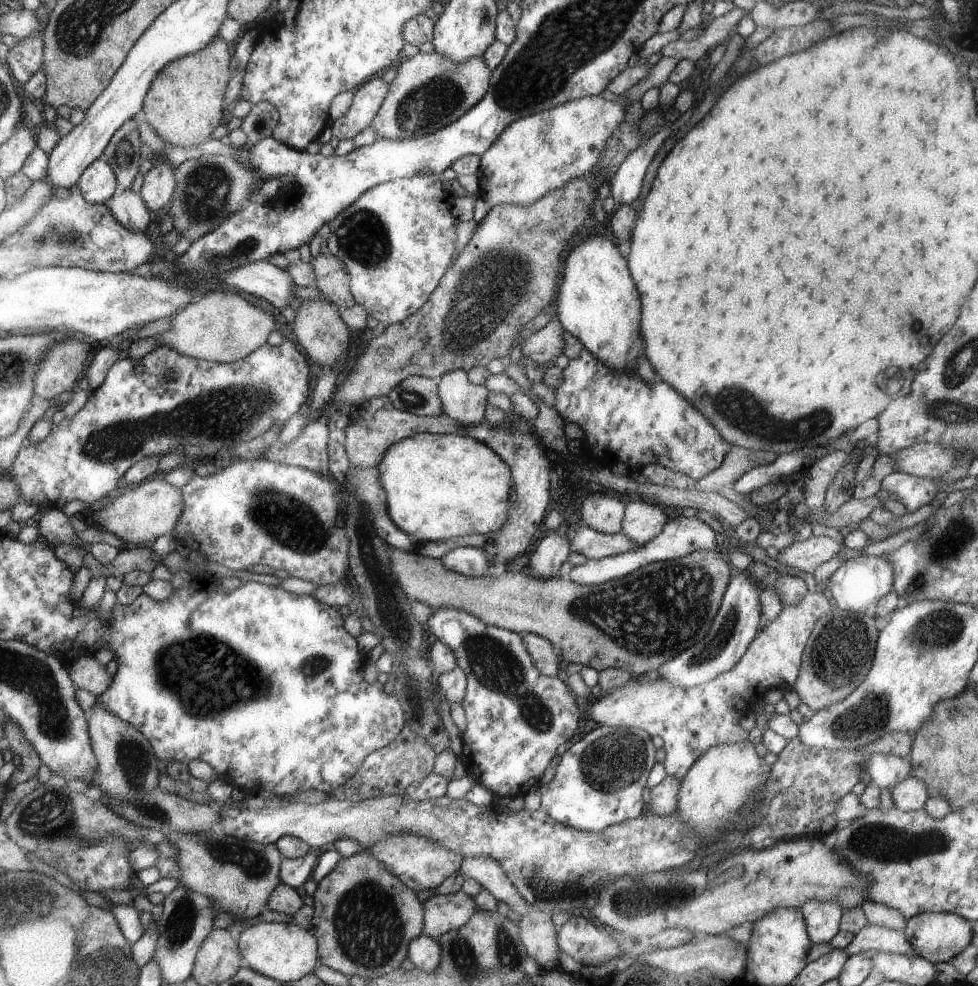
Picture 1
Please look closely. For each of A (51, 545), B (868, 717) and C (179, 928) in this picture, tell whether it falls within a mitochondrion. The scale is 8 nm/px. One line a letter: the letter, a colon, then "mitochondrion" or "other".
A: other
B: mitochondrion
C: mitochondrion

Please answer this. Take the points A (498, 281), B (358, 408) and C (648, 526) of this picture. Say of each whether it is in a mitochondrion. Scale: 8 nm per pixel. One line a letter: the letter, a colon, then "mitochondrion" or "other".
A: mitochondrion
B: other
C: other

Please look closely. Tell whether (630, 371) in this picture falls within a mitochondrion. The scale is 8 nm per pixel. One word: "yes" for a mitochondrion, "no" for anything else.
no

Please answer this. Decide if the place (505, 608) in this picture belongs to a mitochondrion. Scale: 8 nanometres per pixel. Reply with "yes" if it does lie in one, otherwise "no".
no

